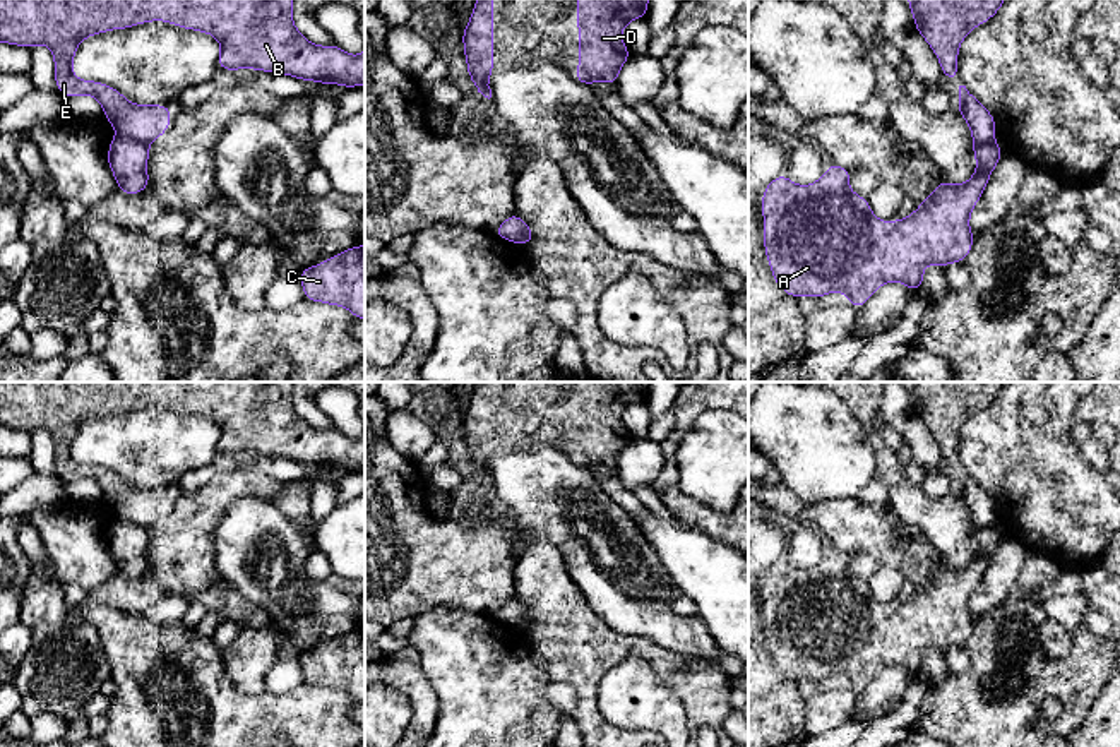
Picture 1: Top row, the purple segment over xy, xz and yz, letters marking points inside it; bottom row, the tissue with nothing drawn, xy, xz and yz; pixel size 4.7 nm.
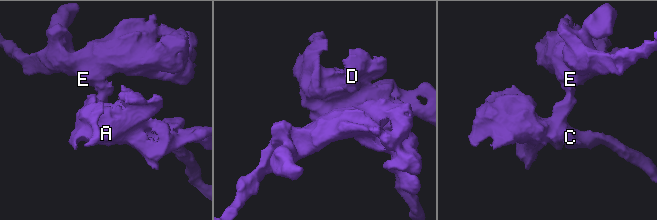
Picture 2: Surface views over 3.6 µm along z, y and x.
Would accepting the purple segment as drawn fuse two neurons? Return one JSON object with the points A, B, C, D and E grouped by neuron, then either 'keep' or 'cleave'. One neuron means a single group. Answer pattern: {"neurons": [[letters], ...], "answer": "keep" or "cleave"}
{"neurons": [["A", "C", "D"], ["B", "E"]], "answer": "cleave"}

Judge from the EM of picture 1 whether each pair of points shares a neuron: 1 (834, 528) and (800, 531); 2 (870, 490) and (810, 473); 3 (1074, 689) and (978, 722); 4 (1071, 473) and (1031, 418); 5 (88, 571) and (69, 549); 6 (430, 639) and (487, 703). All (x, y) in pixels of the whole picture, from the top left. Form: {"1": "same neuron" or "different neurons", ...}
{"1": "different neurons", "2": "different neurons", "3": "same neuron", "4": "same neuron", "5": "same neuron", "6": "same neuron"}

